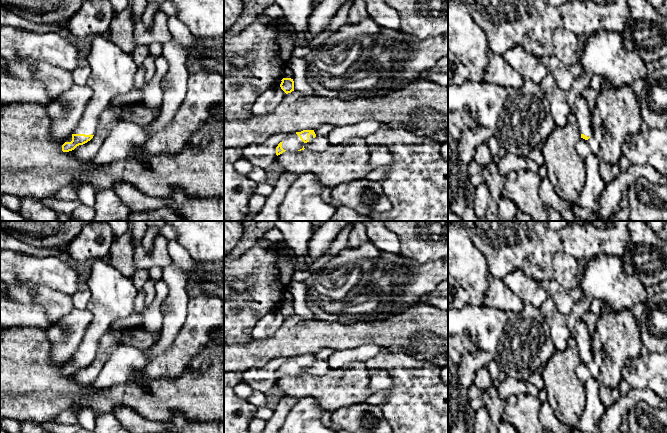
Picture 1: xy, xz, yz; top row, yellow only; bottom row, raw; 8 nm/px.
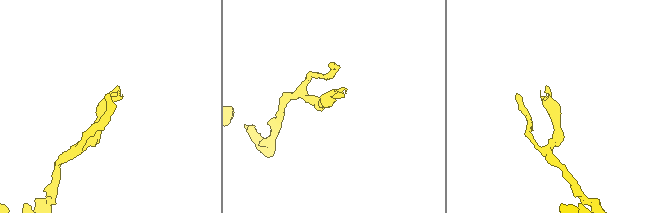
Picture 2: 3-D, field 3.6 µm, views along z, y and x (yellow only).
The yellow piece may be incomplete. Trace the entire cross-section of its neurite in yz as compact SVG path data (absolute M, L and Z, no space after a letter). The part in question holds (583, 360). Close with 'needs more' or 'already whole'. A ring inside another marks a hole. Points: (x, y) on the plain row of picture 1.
M600 254L581 265L579 288L584 297L575 302L567 315L567 325L577 342L581 362L588 364L593 351L592 335L582 316L590 311L592 301L600 299L618 312L639 303L646 304L650 292L637 277L626 273L621 257L609 254Z; needs more

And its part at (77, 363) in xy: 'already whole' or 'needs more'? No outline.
needs more

